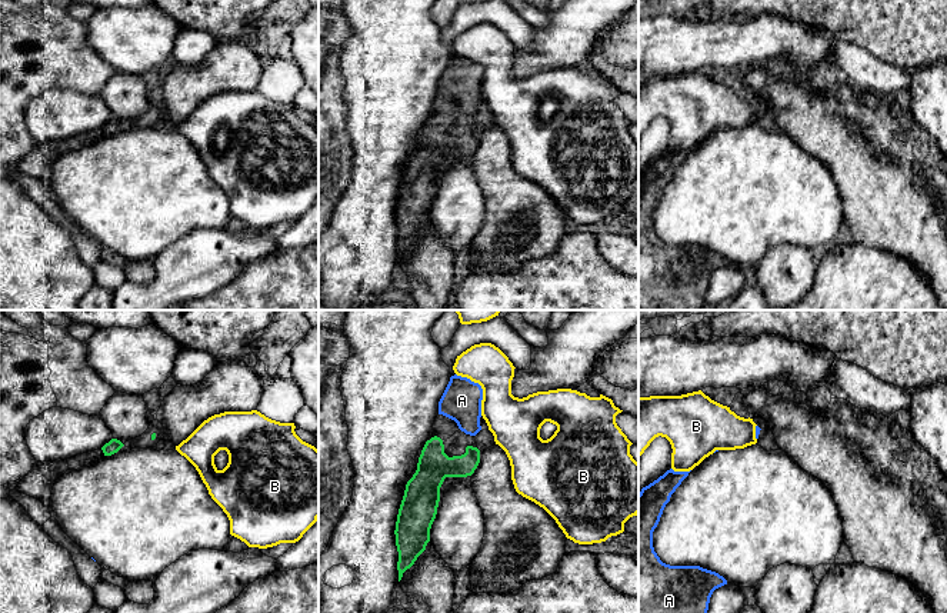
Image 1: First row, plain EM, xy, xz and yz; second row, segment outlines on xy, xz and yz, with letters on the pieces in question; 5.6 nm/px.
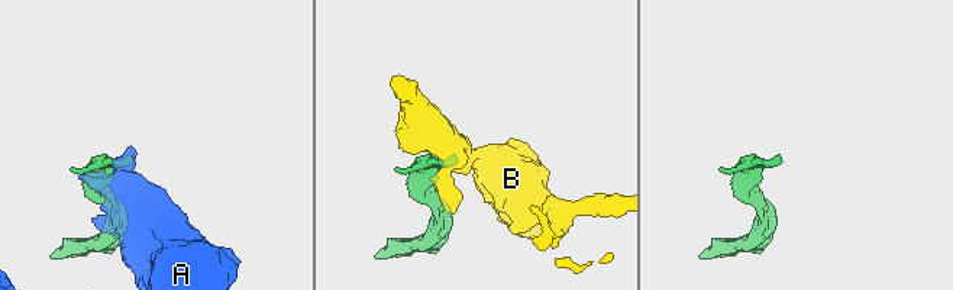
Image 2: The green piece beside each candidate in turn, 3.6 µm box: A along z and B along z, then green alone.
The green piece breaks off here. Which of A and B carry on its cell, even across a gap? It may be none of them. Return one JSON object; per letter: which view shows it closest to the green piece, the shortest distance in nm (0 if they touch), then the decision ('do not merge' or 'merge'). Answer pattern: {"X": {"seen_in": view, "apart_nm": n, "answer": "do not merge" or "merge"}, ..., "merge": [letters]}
{"A": {"seen_in": "xz", "apart_nm": 60, "answer": "merge"}, "B": {"seen_in": "xz", "apart_nm": 100, "answer": "do not merge"}, "merge": ["A"]}

